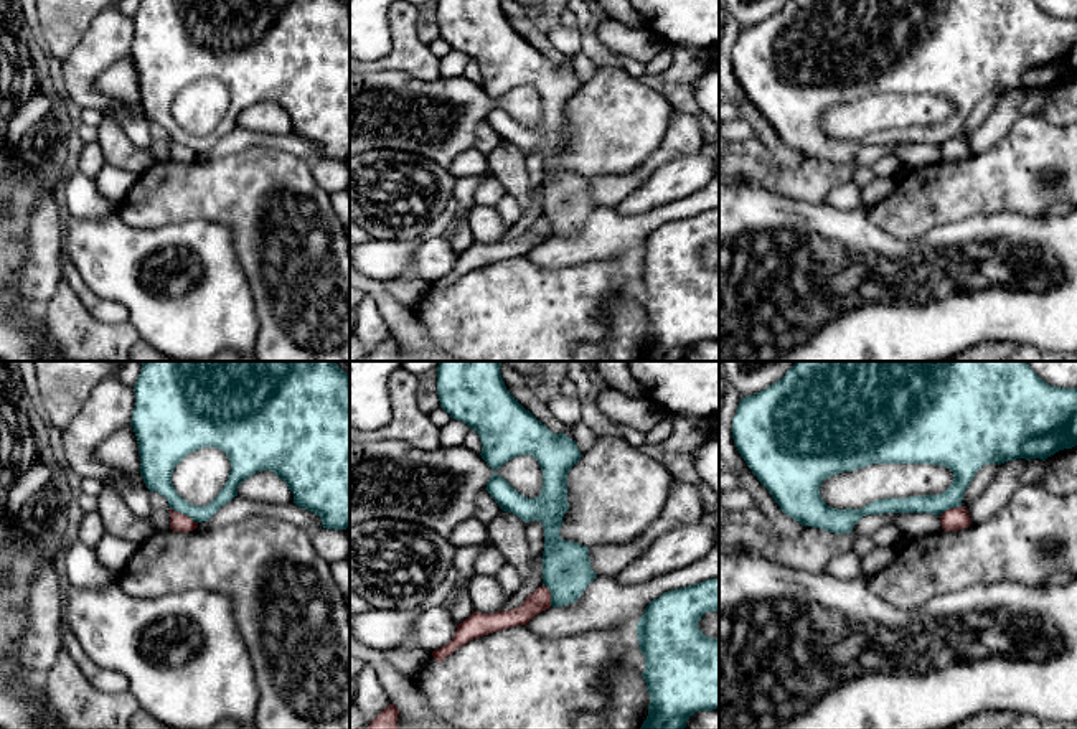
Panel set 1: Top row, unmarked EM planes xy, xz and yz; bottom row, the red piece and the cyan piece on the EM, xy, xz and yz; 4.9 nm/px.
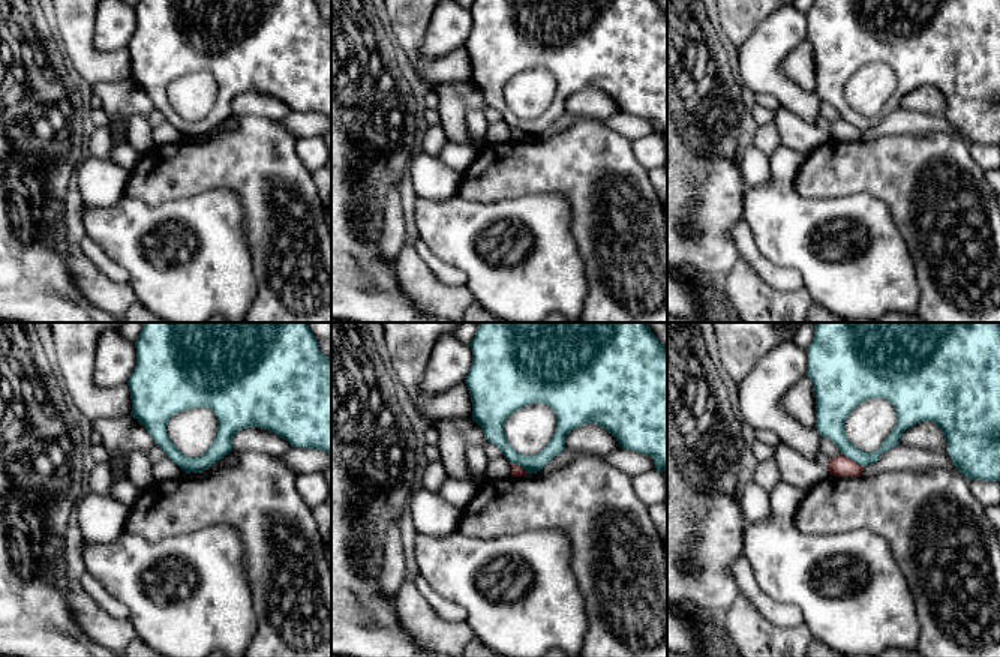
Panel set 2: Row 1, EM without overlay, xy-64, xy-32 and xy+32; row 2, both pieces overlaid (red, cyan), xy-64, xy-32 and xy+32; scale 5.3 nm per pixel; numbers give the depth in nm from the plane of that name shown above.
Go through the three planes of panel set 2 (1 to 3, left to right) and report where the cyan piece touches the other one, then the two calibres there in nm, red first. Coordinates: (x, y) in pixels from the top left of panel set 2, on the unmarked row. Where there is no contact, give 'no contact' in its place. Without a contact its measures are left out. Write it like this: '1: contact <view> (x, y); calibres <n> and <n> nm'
1: no contact
2: contact xy-32 (520, 131); calibres 60 and 110 nm
3: contact xy+32 (852, 125); calibres 110 and 150 nm

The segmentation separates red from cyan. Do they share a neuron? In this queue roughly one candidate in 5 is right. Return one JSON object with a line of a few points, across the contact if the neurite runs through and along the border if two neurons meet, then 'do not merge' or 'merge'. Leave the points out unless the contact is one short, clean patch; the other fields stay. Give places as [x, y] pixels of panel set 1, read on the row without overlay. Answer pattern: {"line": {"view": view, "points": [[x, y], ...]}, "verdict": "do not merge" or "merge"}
{"line": {"view": "xy", "points": [[170, 137], [188, 145], [197, 154]]}, "verdict": "do not merge"}

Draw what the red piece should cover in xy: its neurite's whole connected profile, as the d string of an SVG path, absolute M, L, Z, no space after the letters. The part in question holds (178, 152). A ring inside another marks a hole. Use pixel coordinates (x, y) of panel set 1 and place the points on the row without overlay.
M170 139L170 160L188 163L196 158L198 158L196 152Z

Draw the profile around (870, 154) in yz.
M882 143L882 145L866 145L863 147L851 160L853 165L868 165L871 167L879 158L891 155L897 143Z

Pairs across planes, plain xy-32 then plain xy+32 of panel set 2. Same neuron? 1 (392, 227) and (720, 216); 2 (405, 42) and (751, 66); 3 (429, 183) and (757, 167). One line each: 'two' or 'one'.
1: one
2: two
3: one

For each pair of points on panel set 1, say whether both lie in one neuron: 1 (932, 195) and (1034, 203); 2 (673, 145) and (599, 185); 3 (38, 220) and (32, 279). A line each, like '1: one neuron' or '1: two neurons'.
1: one neuron
2: one neuron
3: one neuron

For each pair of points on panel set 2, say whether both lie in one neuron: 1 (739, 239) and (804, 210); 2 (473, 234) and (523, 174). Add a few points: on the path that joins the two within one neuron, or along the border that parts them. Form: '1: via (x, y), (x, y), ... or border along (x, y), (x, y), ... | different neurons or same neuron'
1: border along (742, 218), (759, 243), (762, 254), (772, 263) | different neurons
2: border along (535, 192), (489, 203), (467, 200) | different neurons

